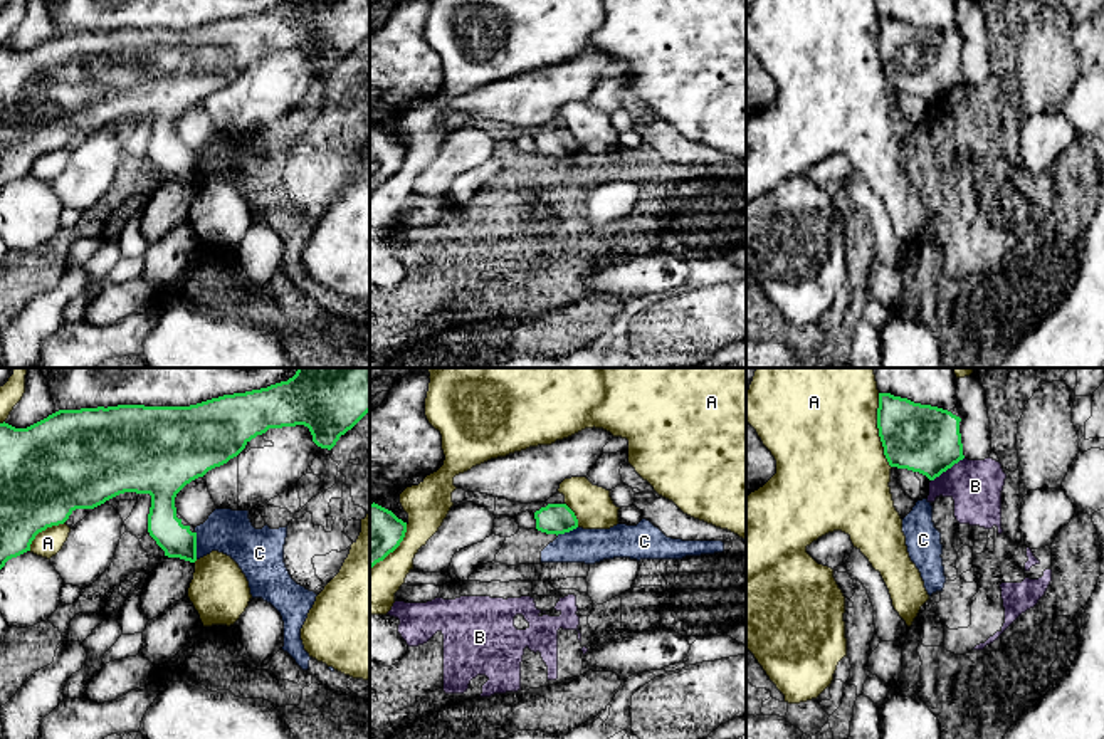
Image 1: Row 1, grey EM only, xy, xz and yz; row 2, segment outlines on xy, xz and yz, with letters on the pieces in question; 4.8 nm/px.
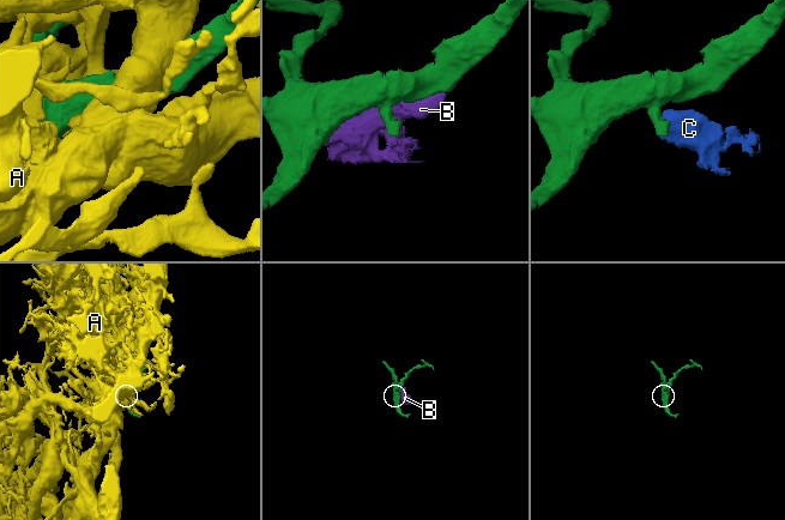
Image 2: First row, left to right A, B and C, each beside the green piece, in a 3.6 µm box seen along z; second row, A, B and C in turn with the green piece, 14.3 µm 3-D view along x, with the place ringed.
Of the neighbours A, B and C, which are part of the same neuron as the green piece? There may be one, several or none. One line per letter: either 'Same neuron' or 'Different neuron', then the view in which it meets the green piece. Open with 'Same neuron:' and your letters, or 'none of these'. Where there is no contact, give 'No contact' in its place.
Same neuron: none of these
A: Different neuron. Touches green in yz
B: Different neuron. Touches green in yz
C: Different neuron. Touches green in xy

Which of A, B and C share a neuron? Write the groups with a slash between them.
A / B C

